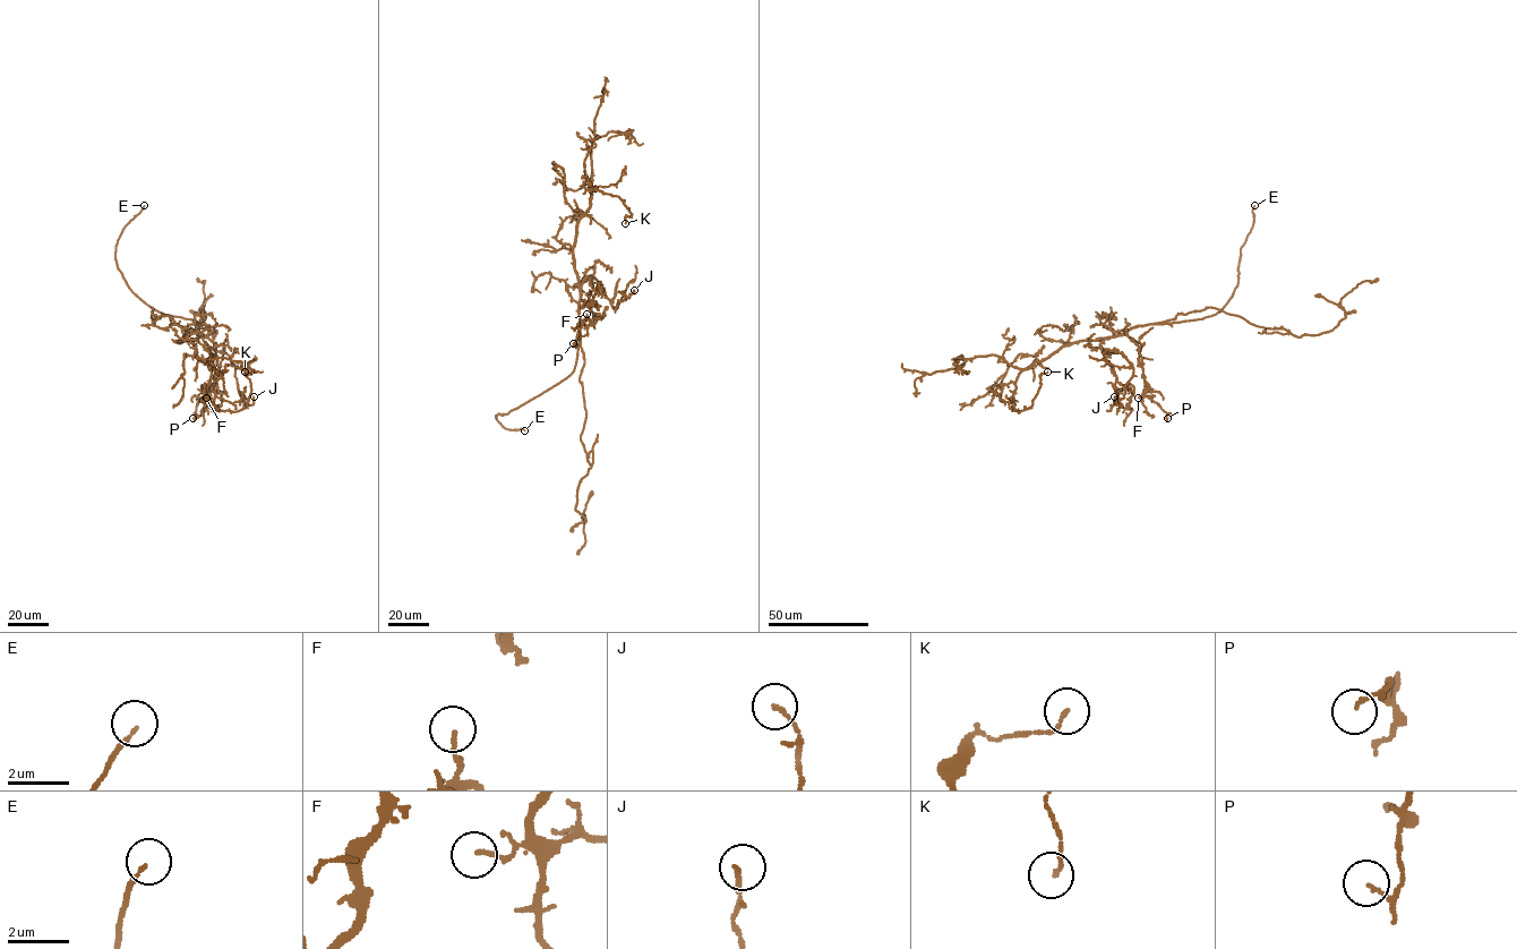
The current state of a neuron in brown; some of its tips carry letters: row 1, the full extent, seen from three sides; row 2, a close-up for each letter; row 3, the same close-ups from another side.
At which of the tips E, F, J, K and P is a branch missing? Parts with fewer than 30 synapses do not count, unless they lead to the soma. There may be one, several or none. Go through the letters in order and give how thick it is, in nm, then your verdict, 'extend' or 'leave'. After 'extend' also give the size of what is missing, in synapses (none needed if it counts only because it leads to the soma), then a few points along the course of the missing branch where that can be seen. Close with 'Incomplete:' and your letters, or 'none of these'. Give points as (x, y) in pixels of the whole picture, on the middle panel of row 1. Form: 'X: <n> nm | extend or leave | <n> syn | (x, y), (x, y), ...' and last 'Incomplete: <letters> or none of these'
E: 110 nm | extend | (524, 430), (562, 428), (575, 416)
F: 130 nm | leave
J: 120 nm | leave
K: 120 nm | leave
P: 90 nm | leave
Incomplete: E

